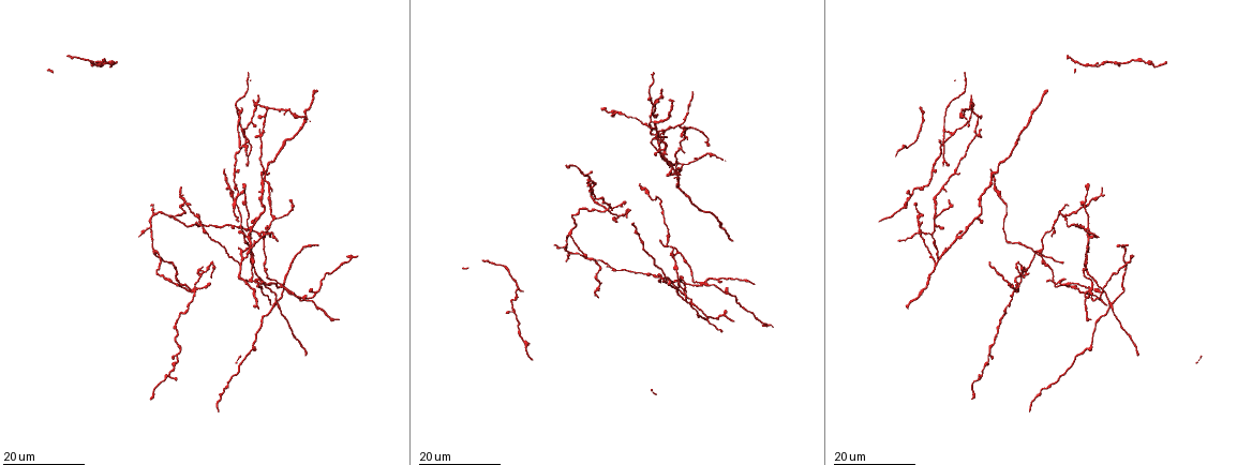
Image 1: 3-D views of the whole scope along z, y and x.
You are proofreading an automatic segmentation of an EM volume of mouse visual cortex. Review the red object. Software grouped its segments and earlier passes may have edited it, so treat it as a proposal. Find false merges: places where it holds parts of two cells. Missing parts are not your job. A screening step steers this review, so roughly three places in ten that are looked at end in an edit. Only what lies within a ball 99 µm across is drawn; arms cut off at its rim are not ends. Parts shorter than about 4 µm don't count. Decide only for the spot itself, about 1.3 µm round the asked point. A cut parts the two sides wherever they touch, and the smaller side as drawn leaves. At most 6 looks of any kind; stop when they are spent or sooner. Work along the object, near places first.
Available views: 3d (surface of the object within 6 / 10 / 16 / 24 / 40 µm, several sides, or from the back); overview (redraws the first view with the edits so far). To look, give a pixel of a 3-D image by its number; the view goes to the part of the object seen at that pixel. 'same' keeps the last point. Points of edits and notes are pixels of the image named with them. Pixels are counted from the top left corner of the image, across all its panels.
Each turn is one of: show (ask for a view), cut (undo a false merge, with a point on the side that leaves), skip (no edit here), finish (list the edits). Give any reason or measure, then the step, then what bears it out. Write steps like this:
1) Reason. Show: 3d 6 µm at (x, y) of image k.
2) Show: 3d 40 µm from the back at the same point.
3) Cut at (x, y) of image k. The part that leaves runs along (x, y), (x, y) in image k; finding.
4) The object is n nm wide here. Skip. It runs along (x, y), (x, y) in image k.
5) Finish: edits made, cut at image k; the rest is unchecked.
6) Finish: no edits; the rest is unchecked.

A narrow waist. Show: 3d 24 µm at (976, 120) of image 1.

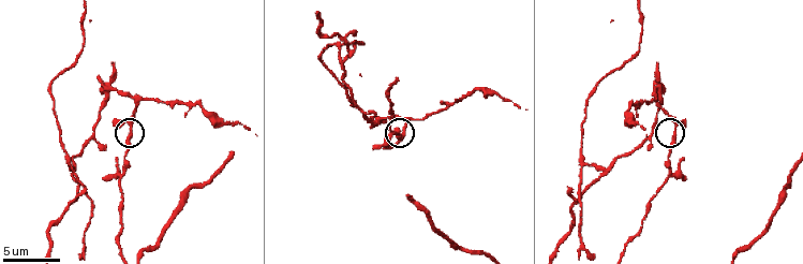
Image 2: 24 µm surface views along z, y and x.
Show: 3d 6 µm at (674, 129) of image 2.

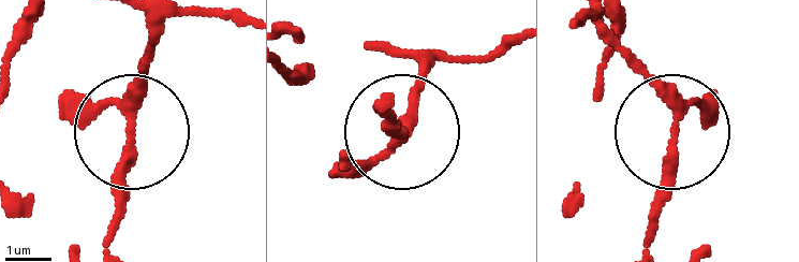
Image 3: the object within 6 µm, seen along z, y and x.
3 arms meet here. Skip. It runs along (108, 248), (132, 98), (154, 32) in image 3; continuous, no second cell.

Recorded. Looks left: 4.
Three arms meet. Show: 3d 16 µm at (570, 253) of image 1.

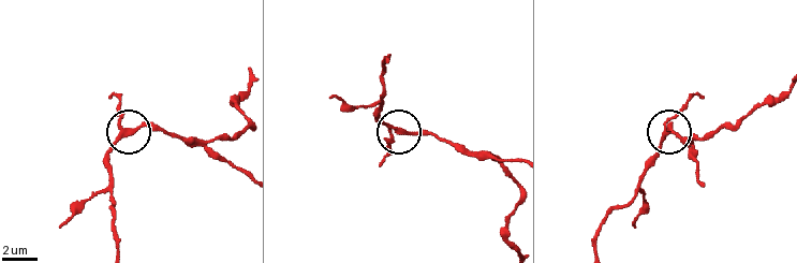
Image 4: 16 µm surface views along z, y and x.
Show: 3d 10 µm at (123, 133) of image 4.

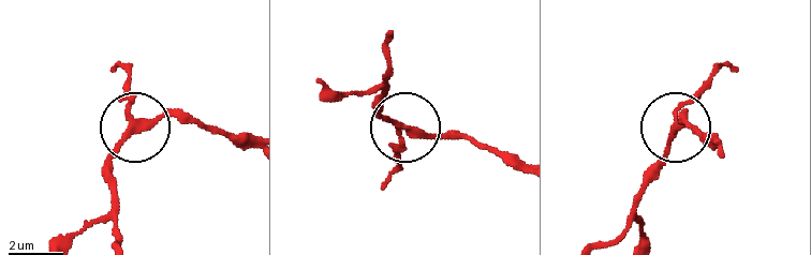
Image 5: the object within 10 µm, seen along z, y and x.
The object is 210 nm wide here. Skip. It runs along (252, 149), (168, 114), (136, 123), (128, 101), (128, 68) in image 5; all the same cell.

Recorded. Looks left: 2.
Three-way junction. Show: 3d 24 µm at (153, 251) of image 1.

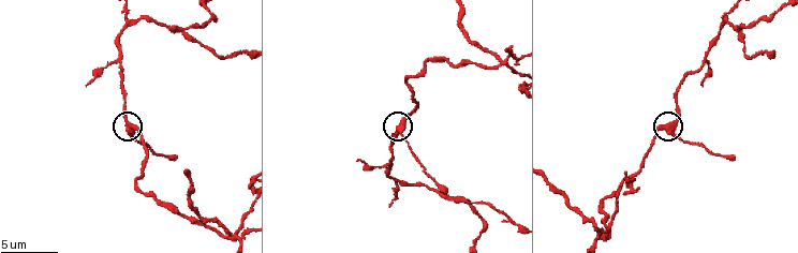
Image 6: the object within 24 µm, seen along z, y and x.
Show: 3d 10 µm at (403, 123) of image 6.

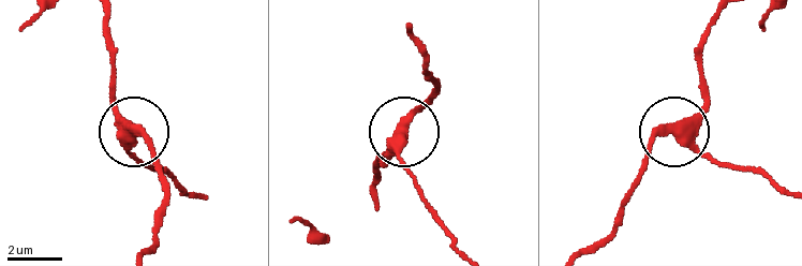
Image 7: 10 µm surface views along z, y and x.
3 arms meet here. Skip. One cell here.

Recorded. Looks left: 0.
Finish: no edits; the rest is unchecked.

